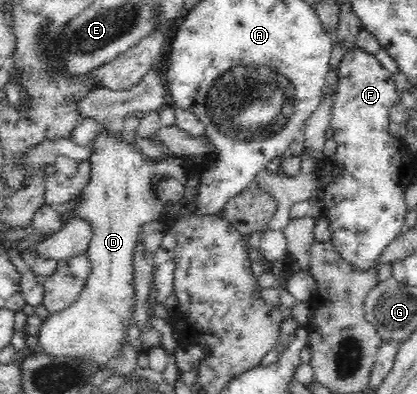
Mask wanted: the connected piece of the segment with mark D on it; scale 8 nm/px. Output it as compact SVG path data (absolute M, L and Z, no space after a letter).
M101 125L101 132L99 135L96 136L91 142L90 146L93 148L93 153L88 158L89 164L90 164L90 175L89 175L89 182L87 183L87 186L82 190L82 195L77 199L77 204L72 208L70 211L74 210L76 212L75 217L83 218L89 223L91 223L92 228L92 240L90 241L89 249L87 250L86 254L89 258L89 261L91 262L91 275L89 276L89 279L87 280L87 285L85 286L85 289L81 290L80 298L73 304L69 305L68 308L65 311L62 311L58 314L50 314L47 320L42 324L42 327L40 329L40 334L38 336L38 346L39 350L55 357L67 357L67 358L79 358L83 359L83 361L91 361L91 363L96 366L97 372L105 372L109 366L111 366L110 362L115 358L118 357L118 352L122 349L122 346L127 341L133 341L133 340L126 340L126 328L128 327L128 324L131 323L131 320L134 320L134 308L135 308L135 288L133 287L134 284L134 266L133 266L133 254L135 250L135 246L137 242L139 241L139 237L141 234L142 227L146 225L149 222L153 222L153 220L160 219L160 214L164 210L165 204L161 202L157 197L155 197L155 194L153 194L153 190L151 190L151 180L155 178L155 176L163 176L165 178L173 177L177 179L177 181L181 182L184 186L187 183L188 177L187 177L187 161L179 155L172 155L169 154L167 158L165 158L165 161L163 162L157 162L153 163L151 161L151 157L145 155L144 153L141 153L140 149L135 149L133 143L129 143L127 140L123 139L123 136L121 135L121 132L115 133L115 131L111 131L111 129L107 129L105 125Z

